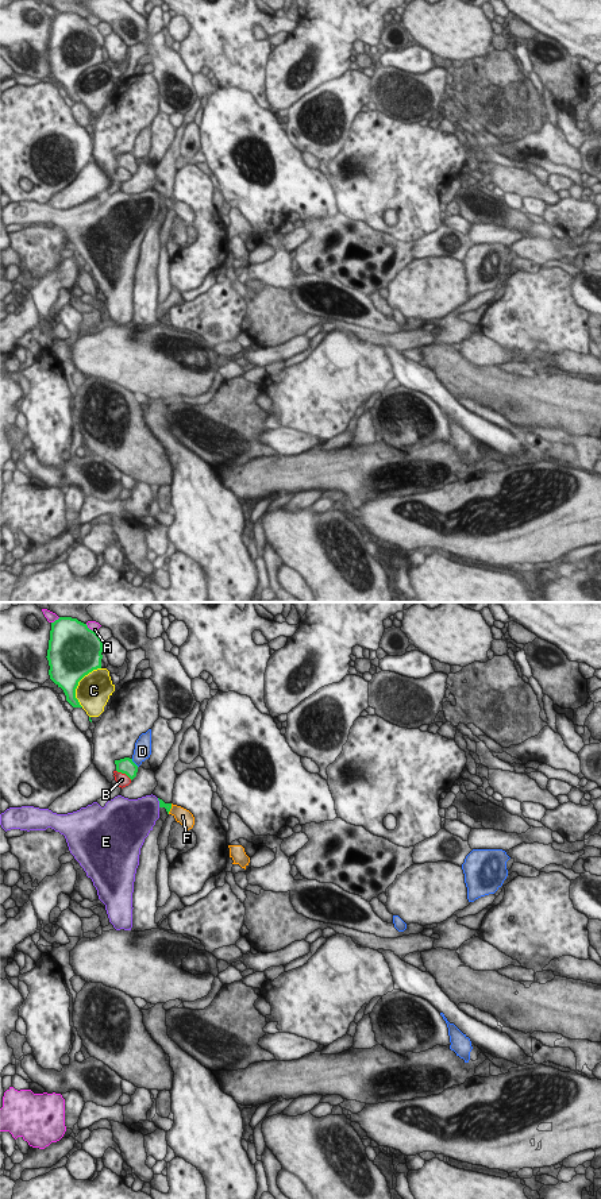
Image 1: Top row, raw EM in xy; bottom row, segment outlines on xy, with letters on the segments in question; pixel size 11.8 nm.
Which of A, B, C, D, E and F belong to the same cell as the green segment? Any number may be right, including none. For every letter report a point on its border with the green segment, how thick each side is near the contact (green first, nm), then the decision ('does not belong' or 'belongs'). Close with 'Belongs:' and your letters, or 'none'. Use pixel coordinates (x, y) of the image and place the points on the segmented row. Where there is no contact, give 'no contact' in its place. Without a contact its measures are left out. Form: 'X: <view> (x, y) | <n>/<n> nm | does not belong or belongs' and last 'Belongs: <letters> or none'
A: xy (91, 629) | 500/120 nm | does not belong
B: xy (124, 773) | 190/160 nm | does not belong
C: xy (77, 683) | 460/400 nm | does not belong
D: xy (134, 763) | 190/200 nm | does not belong
E: xy (160, 802) | 90/380 nm | does not belong
F: xy (170, 808) | 90/190 nm | belongs
Belongs: F

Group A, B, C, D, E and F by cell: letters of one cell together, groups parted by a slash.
A / B / C / D / E / F

